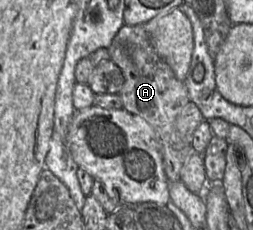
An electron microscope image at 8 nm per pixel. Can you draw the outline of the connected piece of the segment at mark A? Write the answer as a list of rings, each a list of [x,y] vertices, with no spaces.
[[[123,24],[108,47],[108,52],[109,59],[120,68],[124,77],[124,84],[118,93],[123,108],[133,115],[140,116],[153,128],[161,145],[167,179],[169,181],[180,181],[180,170],[192,152],[191,142],[188,142],[176,128],[177,116],[190,101],[184,82],[175,77],[168,64],[156,53],[151,39],[142,25]]]

